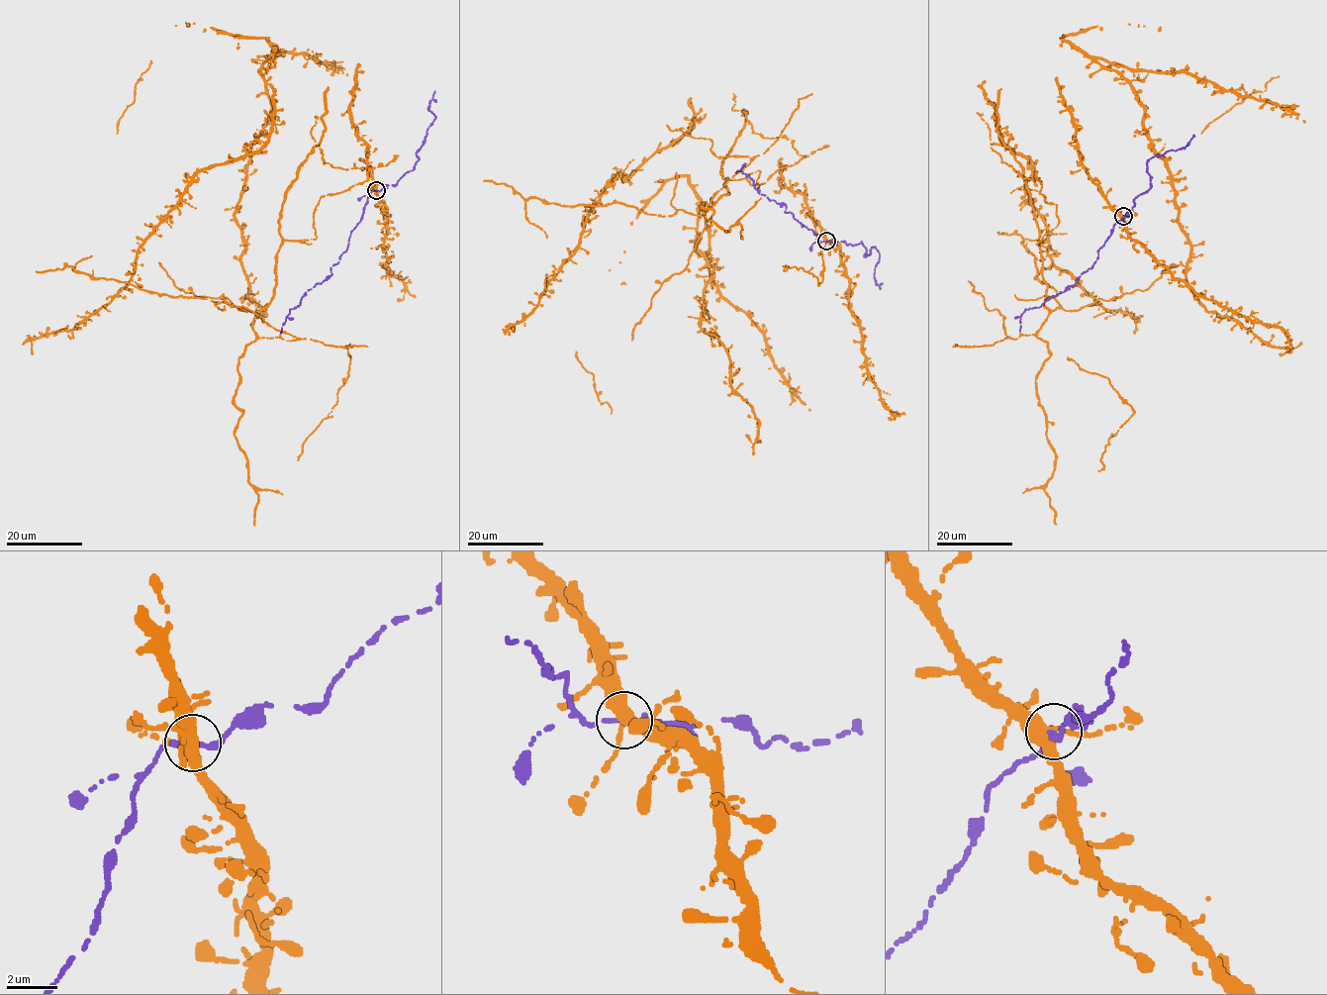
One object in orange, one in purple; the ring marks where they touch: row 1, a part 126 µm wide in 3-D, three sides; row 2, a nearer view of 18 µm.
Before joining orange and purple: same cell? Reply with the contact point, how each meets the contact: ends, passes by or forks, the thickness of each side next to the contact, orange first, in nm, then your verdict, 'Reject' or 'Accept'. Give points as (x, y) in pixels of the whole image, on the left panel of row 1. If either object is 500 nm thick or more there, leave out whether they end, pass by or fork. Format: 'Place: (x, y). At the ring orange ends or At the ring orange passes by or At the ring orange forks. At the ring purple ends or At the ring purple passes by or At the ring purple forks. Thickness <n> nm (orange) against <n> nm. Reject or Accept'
Place: (376, 190). At the ring orange forks. At the ring purple passes by. Thickness 380 nm (orange) against 200 nm. Accept

